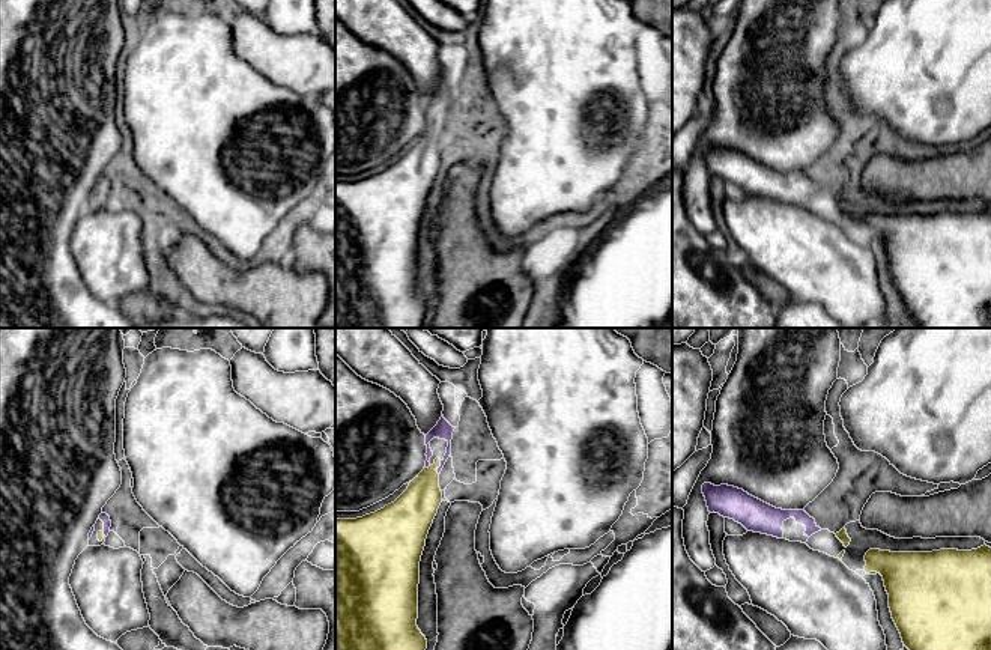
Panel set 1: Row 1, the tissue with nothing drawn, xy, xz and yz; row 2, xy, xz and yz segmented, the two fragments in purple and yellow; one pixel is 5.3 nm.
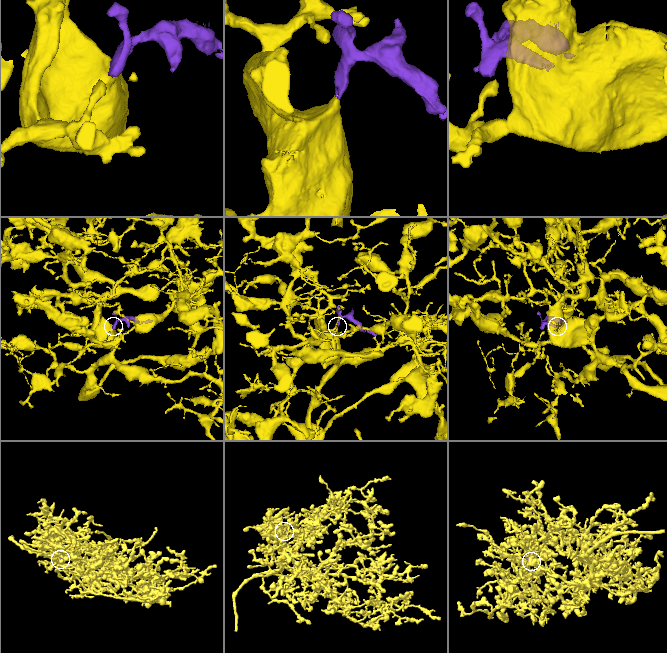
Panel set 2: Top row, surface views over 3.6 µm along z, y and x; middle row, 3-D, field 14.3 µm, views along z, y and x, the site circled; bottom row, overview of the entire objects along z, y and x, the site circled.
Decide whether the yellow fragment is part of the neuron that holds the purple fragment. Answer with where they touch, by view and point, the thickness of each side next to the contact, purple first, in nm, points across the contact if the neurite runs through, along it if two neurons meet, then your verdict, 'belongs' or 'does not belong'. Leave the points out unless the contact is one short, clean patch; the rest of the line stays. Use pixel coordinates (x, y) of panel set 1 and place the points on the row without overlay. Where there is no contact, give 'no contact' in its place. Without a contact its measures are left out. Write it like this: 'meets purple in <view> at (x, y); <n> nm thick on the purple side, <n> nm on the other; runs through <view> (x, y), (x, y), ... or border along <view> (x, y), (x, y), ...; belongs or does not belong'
meets purple in xz at (441, 128); 100 nm thick on the purple side, 220 nm on the other; runs through xz (444, 94), (448, 116), (441, 128), (429, 136), (418, 167); belongs

